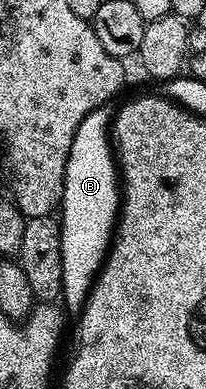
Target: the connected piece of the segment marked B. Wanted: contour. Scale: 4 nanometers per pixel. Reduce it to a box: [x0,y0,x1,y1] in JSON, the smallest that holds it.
[61,104,121,317]

